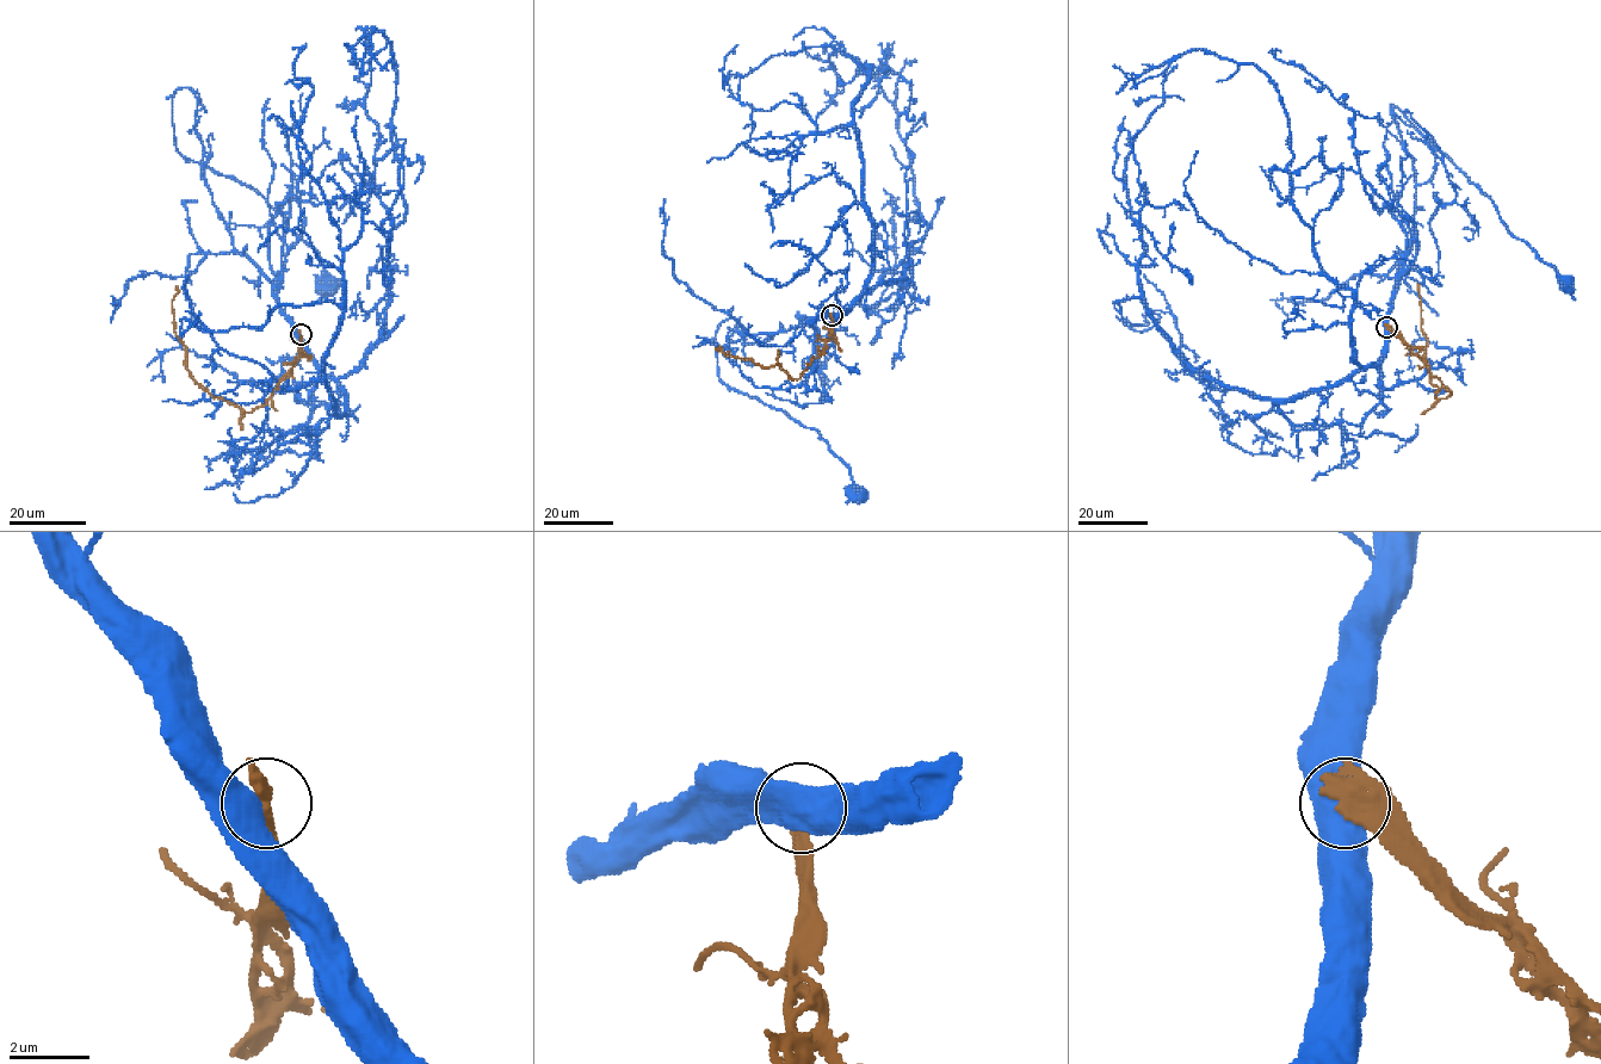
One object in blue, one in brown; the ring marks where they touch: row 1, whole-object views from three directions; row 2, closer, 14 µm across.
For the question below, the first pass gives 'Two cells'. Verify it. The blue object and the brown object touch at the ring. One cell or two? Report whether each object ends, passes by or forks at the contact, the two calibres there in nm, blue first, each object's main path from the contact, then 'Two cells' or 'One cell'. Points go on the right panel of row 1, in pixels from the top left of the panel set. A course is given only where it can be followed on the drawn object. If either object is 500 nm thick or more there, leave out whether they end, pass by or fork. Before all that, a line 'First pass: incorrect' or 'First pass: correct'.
First pass: correct
Thickness 750 nm (blue) against 550 nm. Course of blue: (1386, 327), (1415, 206), (1413, 158), (1390, 104), (1487, 195), (1507, 229), (1569, 284). Course of brown: (1386, 327), (1451, 394), (1436, 397), (1439, 388), (1430, 382), (1419, 284). Two cells

